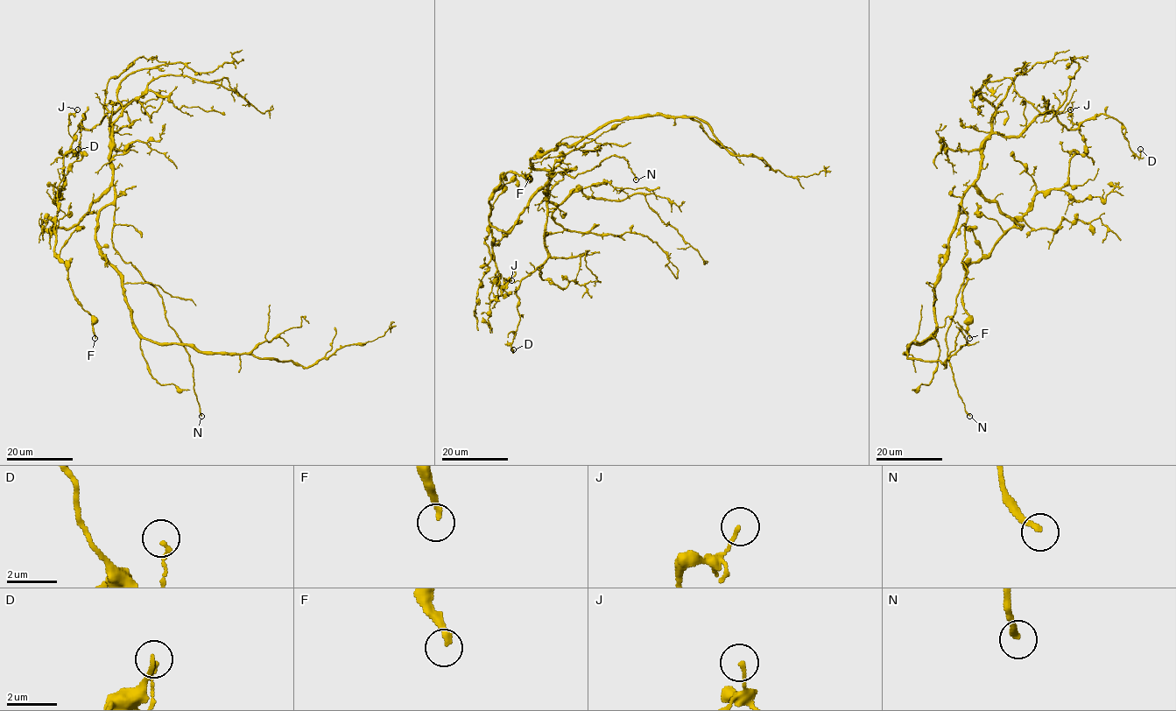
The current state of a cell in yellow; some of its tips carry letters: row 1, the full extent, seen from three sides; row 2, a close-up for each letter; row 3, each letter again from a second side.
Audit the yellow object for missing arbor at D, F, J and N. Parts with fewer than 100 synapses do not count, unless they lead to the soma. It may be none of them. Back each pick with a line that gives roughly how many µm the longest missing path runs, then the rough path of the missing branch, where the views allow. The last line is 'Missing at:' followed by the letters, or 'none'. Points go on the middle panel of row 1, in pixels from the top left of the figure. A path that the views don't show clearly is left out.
N: about 40 µm are missing; missing branch runs (636, 179), (637, 195), (634, 199), (626, 196), (616, 181), (603, 185), (602, 180)
Missing at: N

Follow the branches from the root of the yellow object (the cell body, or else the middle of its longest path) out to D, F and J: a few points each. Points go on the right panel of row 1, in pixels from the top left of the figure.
D: (947, 260), (991, 134), (1017, 136), (1045, 114), (1068, 130), (1105, 114), (1140, 149)
F: (947, 260), (959, 203), (971, 186), (1022, 227), (1010, 228), (967, 269), (962, 305), (969, 338)
J: (947, 260), (971, 186), (1021, 228), (1031, 200), (1064, 185), (1085, 144), (1070, 109)

